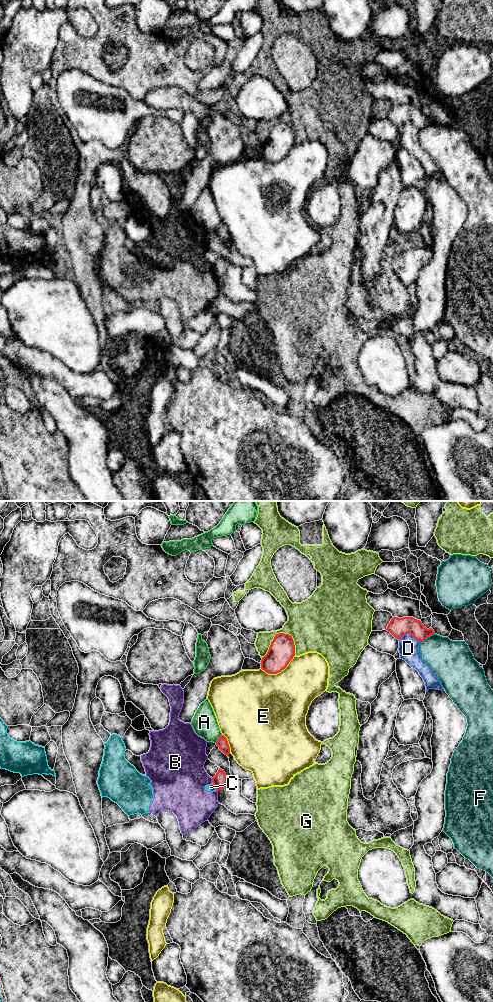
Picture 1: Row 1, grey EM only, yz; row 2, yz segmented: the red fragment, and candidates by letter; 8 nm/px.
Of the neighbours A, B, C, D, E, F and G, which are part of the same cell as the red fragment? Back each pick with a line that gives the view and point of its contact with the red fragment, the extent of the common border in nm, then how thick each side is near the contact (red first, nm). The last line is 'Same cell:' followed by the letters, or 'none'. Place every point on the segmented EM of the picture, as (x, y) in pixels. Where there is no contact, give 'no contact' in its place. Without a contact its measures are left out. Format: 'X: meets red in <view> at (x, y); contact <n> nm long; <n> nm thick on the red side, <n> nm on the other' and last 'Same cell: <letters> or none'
Same cell: none

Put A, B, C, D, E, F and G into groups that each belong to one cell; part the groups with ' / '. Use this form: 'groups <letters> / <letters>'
groups A / B C / D / E / F / G

